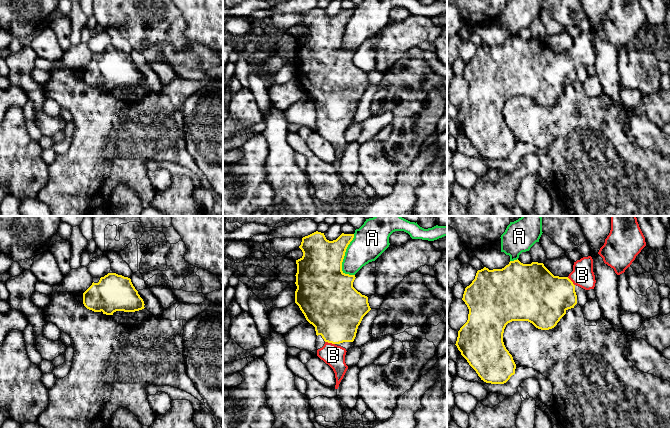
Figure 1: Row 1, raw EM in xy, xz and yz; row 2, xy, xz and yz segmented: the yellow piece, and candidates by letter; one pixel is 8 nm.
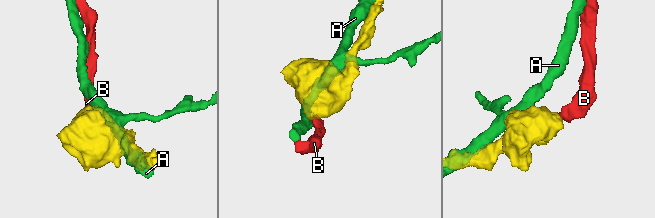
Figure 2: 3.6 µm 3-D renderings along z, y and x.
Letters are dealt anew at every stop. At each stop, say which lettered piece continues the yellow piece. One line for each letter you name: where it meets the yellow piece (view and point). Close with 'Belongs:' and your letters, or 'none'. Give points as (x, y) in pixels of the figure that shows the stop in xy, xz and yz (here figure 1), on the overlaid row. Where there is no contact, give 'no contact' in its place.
B: meets yellow in xz at (330, 342)
Belongs: B

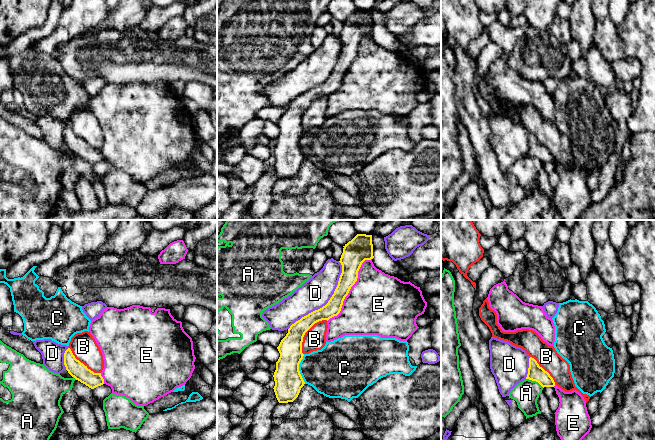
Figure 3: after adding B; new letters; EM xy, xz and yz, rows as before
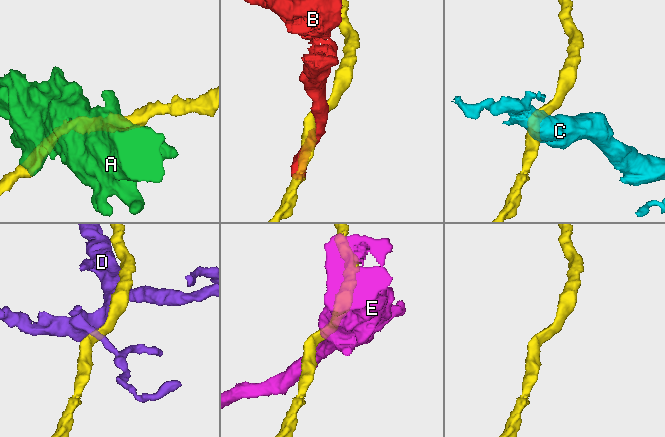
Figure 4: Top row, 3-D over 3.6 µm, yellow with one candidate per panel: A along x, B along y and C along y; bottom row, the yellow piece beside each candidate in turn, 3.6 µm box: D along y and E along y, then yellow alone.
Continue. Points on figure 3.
Belongs: none

